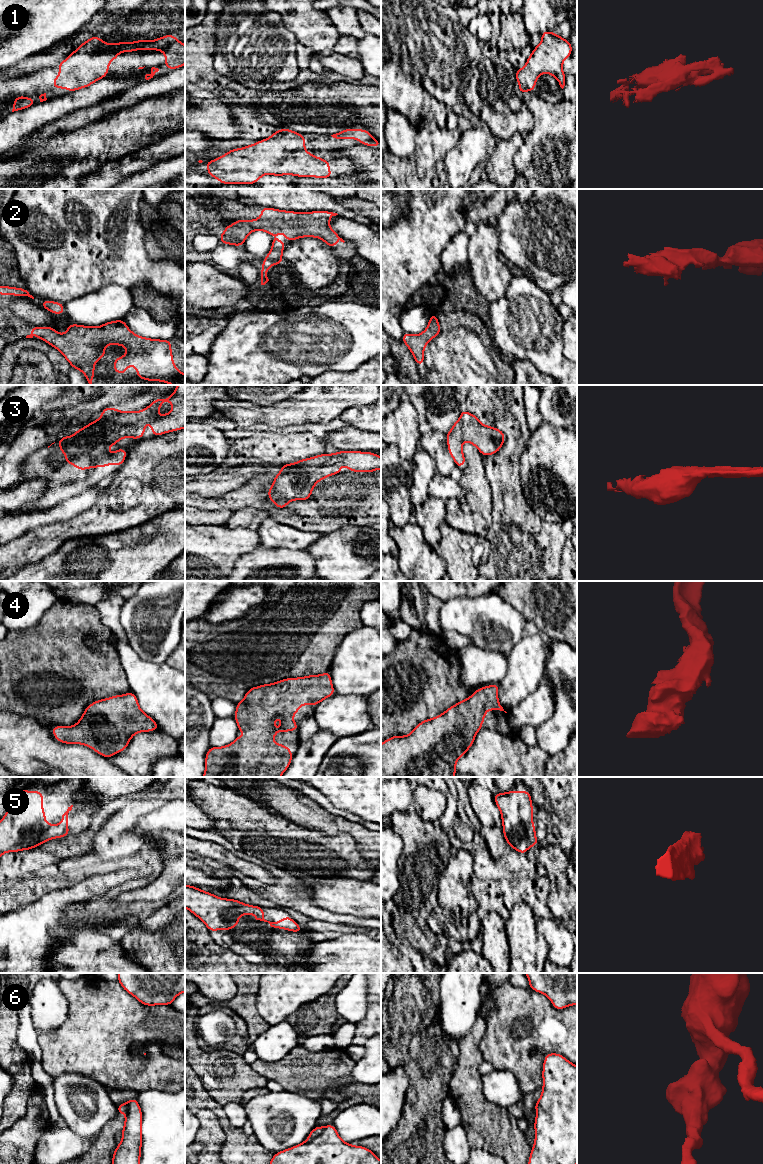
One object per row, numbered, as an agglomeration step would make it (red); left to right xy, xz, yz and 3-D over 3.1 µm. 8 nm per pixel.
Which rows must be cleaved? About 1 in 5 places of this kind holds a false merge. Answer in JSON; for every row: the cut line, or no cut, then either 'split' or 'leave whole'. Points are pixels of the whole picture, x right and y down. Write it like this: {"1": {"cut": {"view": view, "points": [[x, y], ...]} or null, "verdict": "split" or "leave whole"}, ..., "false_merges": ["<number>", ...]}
{"1": {"cut": null, "verdict": "leave whole"}, "2": {"cut": null, "verdict": "leave whole"}, "3": {"cut": null, "verdict": "leave whole"}, "4": {"cut": null, "verdict": "leave whole"}, "5": {"cut": null, "verdict": "leave whole"}, "6": {"cut": {"view": "xz", "points": [[323, 1127], [319, 1134], [308, 1139]]}, "verdict": "split"}, "false_merges": ["6"]}

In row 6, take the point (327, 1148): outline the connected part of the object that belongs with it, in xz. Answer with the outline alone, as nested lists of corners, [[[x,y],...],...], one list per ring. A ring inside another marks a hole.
[[[333,1124],[323,1127],[320,1135],[313,1139],[308,1139],[301,1144],[288,1148],[274,1154],[270,1164],[381,1164],[375,1153],[363,1146],[352,1146],[350,1143],[343,1141]]]

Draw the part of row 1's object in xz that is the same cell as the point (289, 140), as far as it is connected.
[[[284,128],[275,131],[269,138],[258,140],[249,146],[231,149],[223,156],[204,162],[207,165],[208,176],[217,178],[221,184],[256,184],[260,177],[270,174],[284,176],[290,174],[296,177],[331,178],[329,169],[331,161],[326,161],[305,150],[305,136]]]

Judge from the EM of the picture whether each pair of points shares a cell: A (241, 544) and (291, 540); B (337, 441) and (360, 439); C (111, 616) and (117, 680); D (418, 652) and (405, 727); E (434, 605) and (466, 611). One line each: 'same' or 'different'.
A: different
B: same
C: different
D: same
E: different

